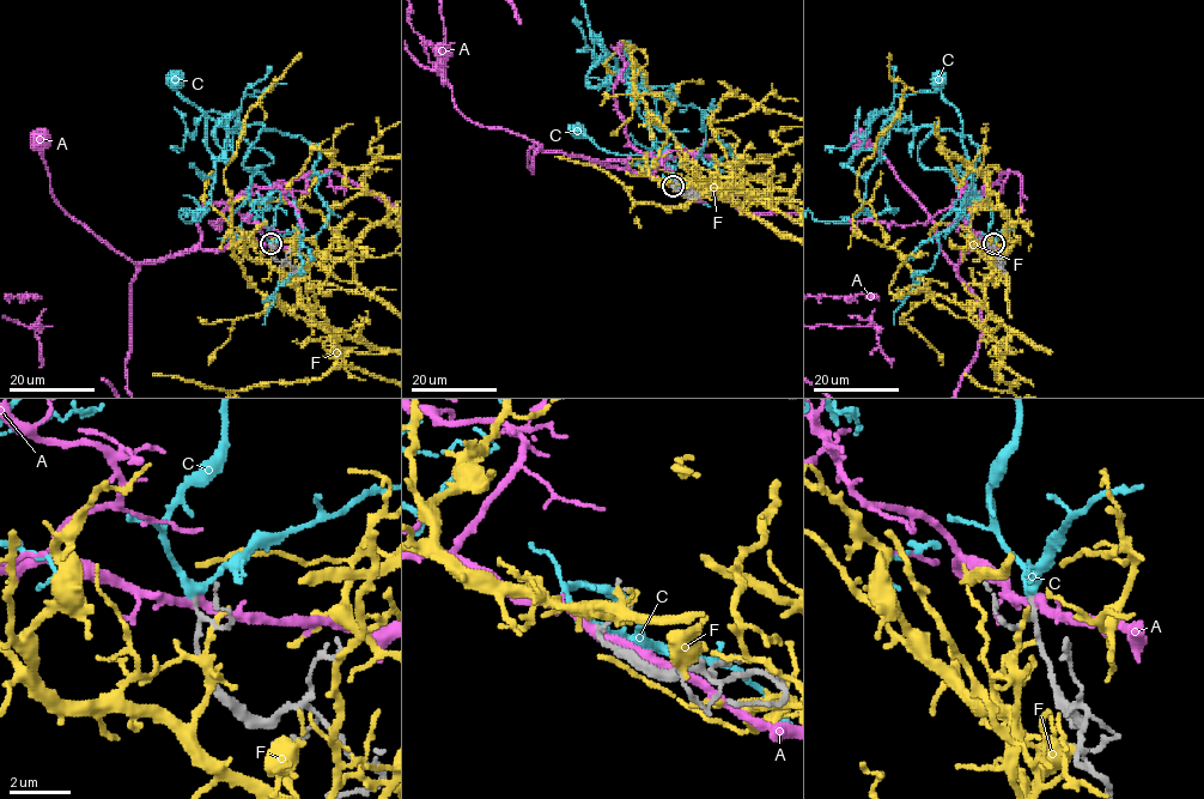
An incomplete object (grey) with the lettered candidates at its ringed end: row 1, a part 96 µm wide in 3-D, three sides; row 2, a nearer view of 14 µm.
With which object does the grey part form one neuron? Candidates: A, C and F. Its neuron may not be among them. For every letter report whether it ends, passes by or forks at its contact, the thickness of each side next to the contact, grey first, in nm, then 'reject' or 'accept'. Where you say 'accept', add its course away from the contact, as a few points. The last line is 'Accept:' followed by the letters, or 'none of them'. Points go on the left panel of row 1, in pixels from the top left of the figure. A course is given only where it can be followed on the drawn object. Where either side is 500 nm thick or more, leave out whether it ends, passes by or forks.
A: it passes by; 130 nm thick on the grey side, 320 nm on the other; reject
C: it passes by; 110 nm thick on the grey side, 260 nm on the other; reject
F: it ends there; 130 nm thick on the grey side, 240 nm on the other; reject
Accept: none of them

